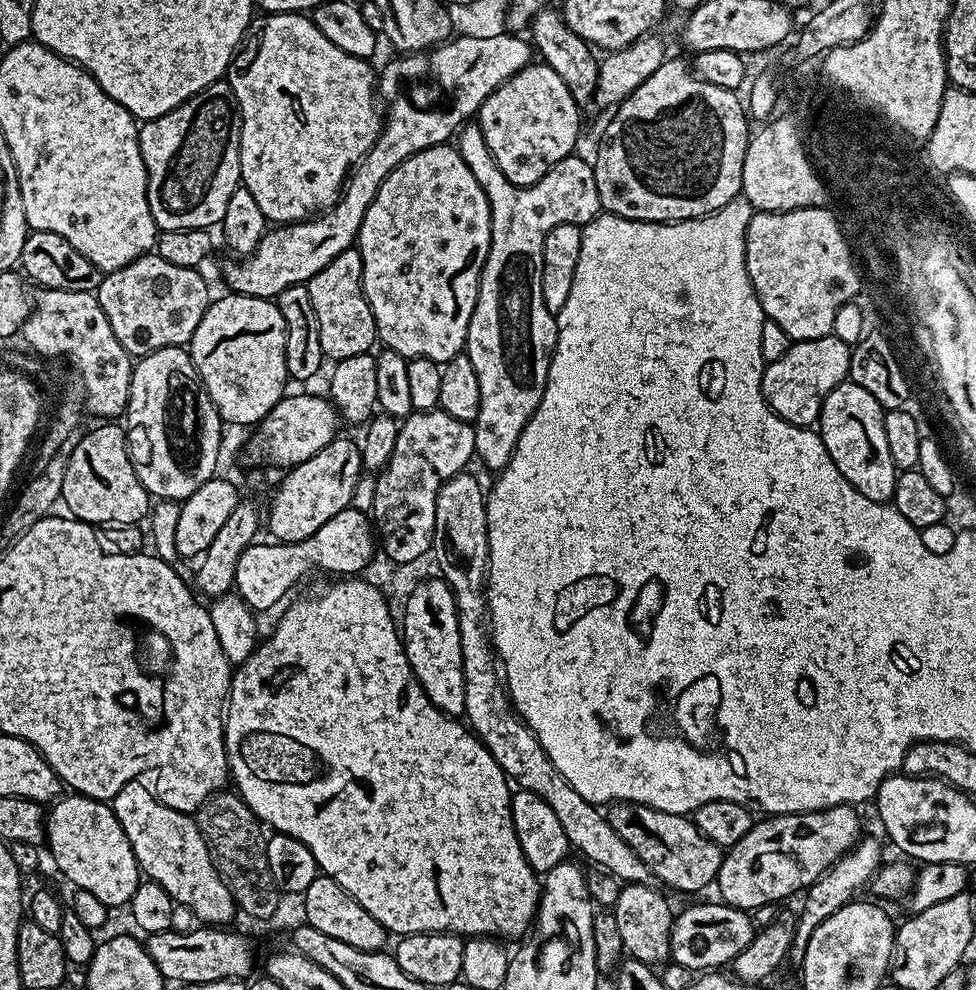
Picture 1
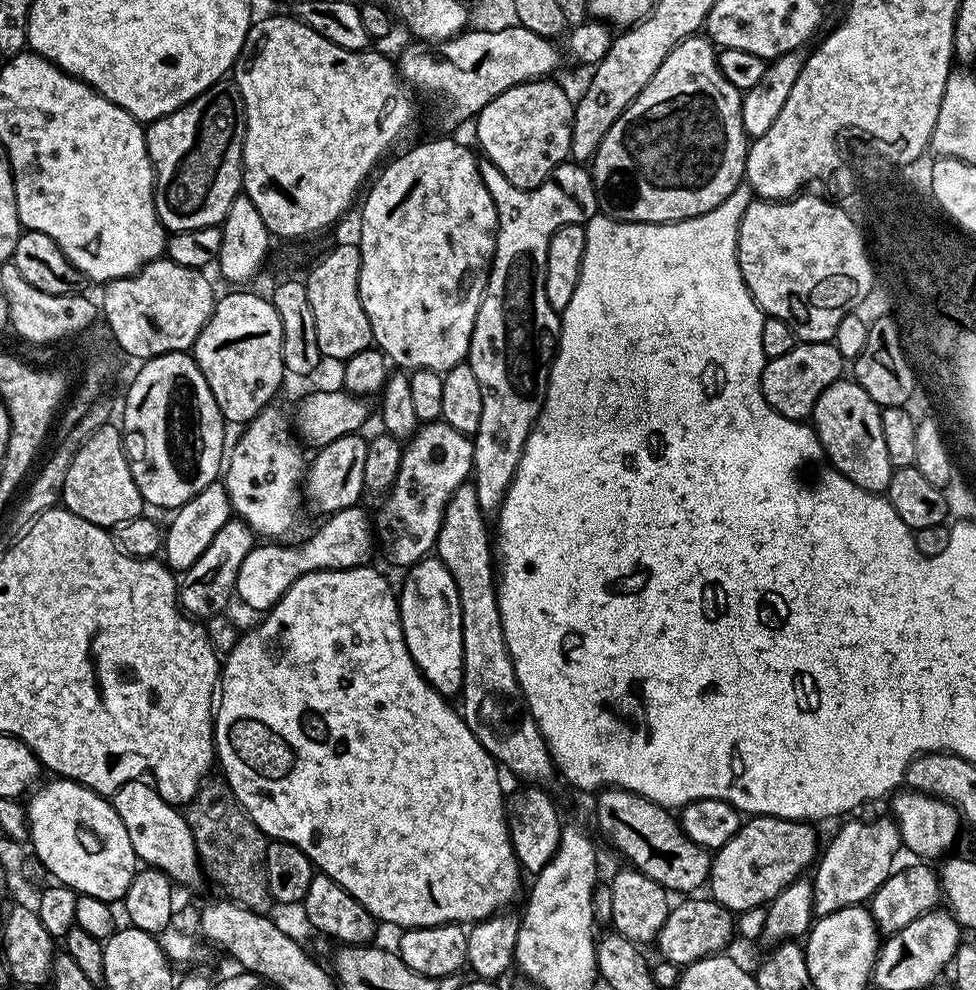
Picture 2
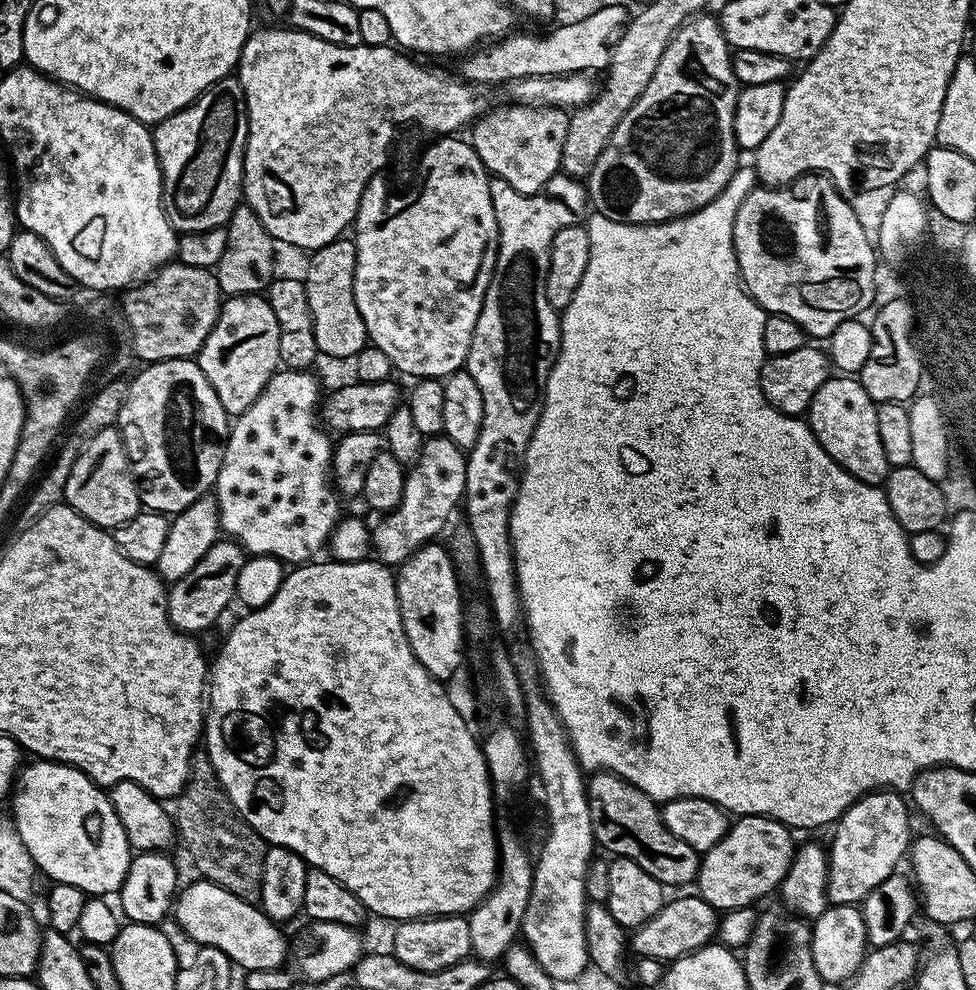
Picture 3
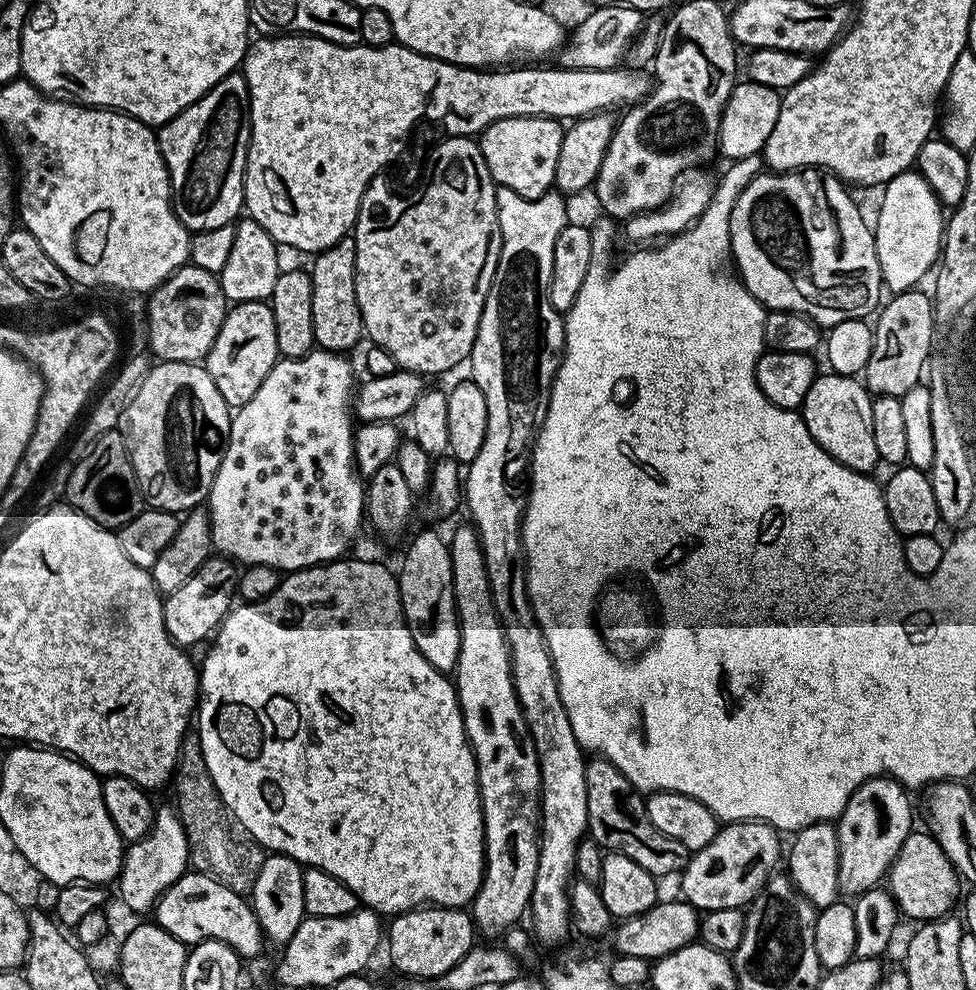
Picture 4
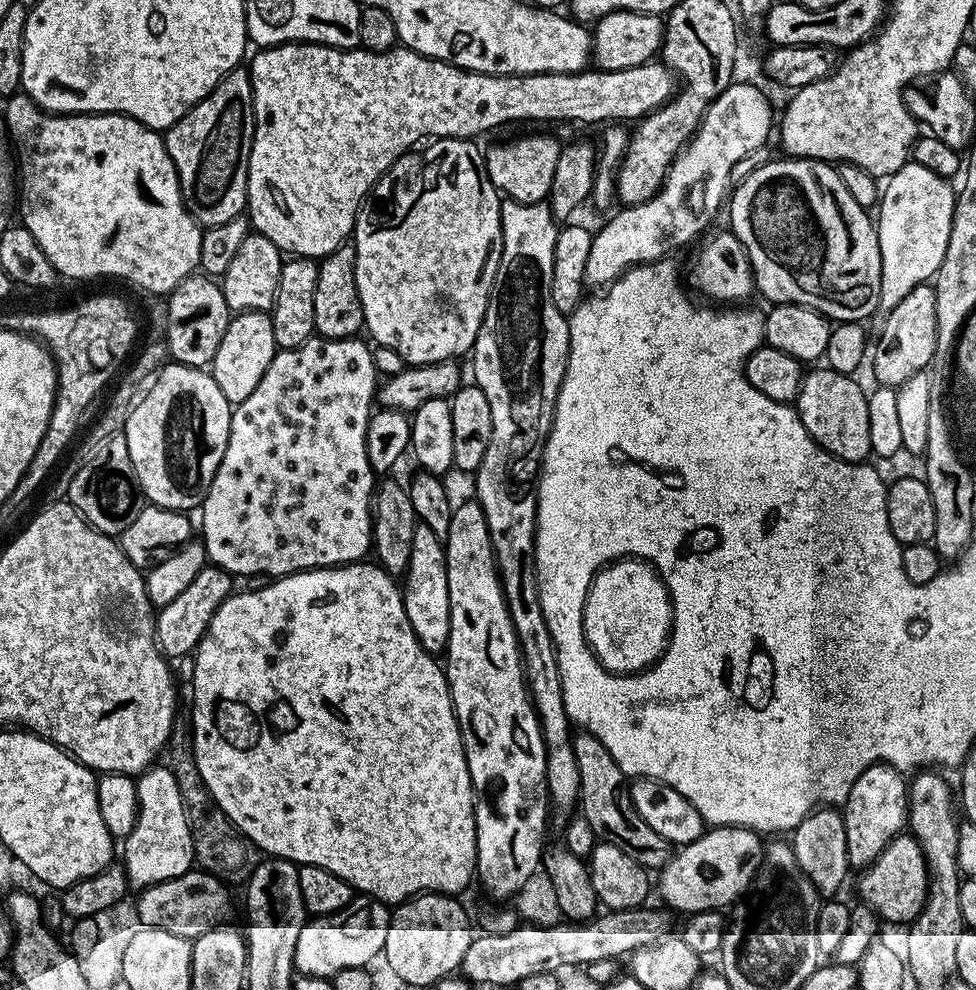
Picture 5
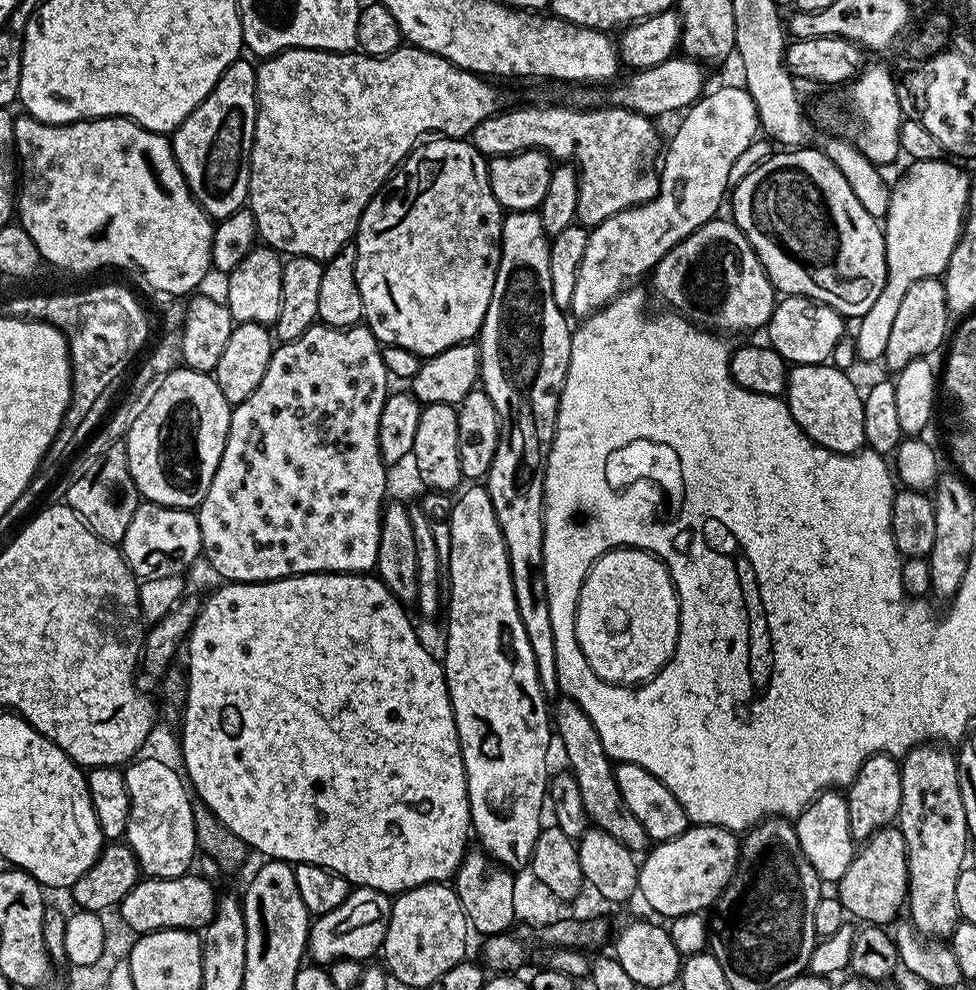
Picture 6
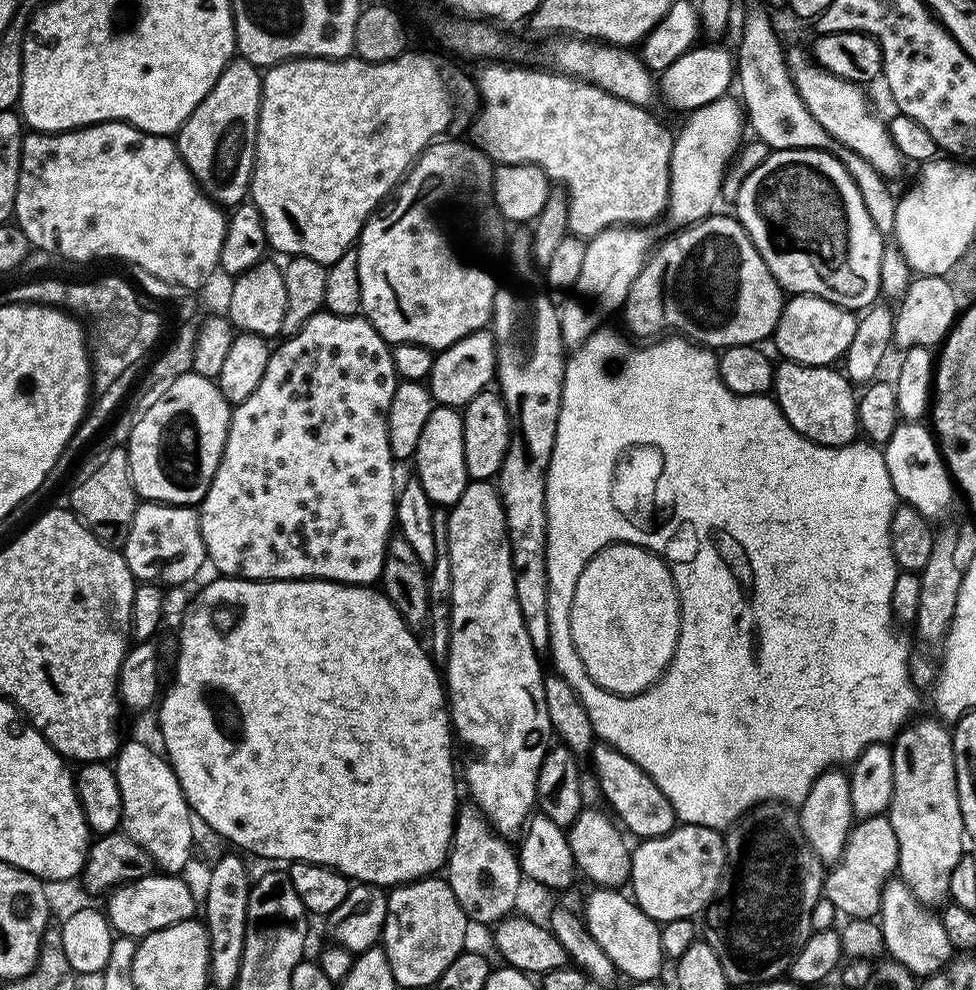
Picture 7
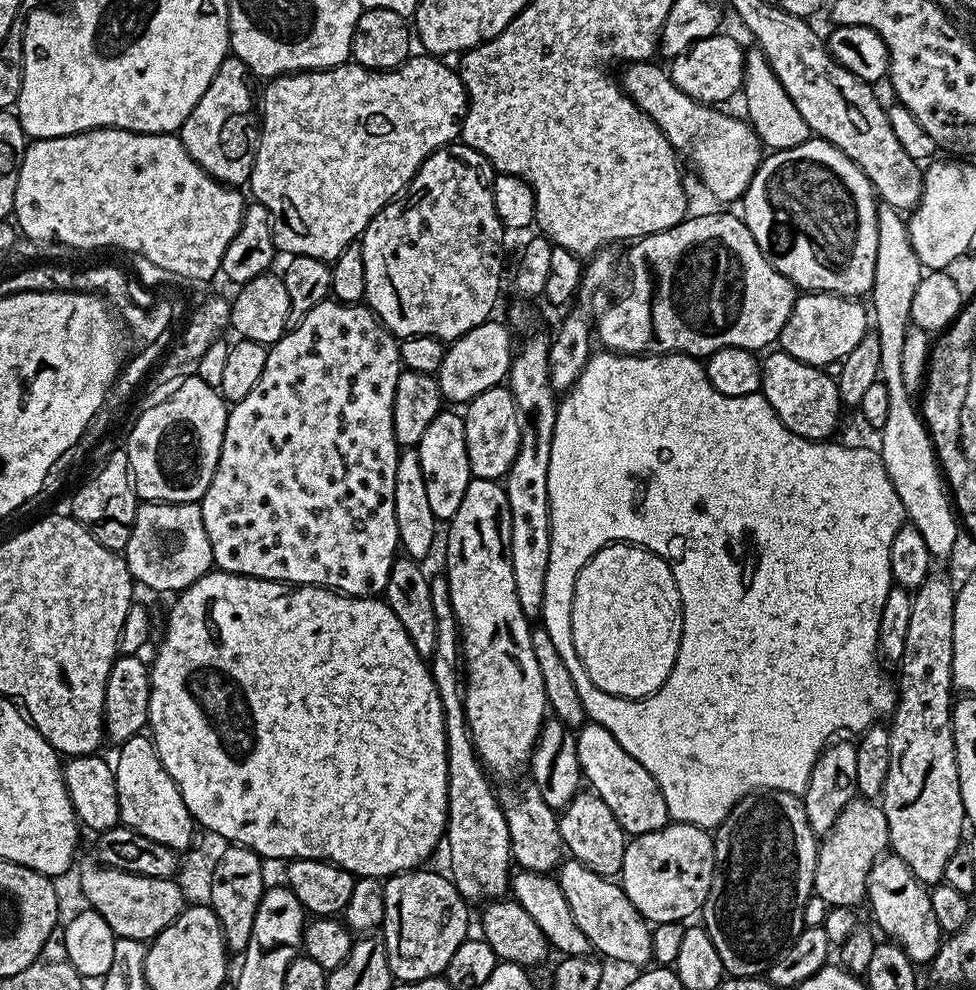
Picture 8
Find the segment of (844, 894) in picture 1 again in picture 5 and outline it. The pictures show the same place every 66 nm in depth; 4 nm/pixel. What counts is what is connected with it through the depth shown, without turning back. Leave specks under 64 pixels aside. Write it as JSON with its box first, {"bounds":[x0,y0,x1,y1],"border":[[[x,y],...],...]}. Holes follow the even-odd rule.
{"bounds":[842,764,908,870],"border":[[[871,764],[854,782],[842,805],[846,826],[846,850],[853,869],[863,870],[886,850],[895,836],[905,831],[908,822],[908,785],[905,773],[888,764]]]}

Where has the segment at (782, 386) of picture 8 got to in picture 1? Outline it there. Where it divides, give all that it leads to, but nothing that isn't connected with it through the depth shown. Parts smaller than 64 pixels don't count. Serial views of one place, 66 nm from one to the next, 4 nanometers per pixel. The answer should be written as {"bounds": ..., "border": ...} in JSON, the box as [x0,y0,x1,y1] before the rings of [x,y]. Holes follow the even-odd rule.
{"bounds":[818,382,898,502],"border":[[[845,382],[830,390],[818,421],[826,454],[834,458],[834,466],[842,470],[842,478],[846,478],[858,494],[866,494],[866,498],[874,502],[891,501],[898,475],[894,458],[890,458],[890,446],[886,446],[884,414],[885,409],[881,408],[874,394],[862,390],[862,386]]]}

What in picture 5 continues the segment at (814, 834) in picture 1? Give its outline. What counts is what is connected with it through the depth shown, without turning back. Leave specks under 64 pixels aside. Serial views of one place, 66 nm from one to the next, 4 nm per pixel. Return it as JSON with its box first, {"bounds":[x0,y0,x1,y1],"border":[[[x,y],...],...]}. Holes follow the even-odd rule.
{"bounds":[659,827,764,914],"border":[[[709,827],[697,840],[683,845],[659,869],[660,896],[683,914],[727,909],[753,887],[764,858],[764,846],[761,833],[753,832],[751,828]]]}

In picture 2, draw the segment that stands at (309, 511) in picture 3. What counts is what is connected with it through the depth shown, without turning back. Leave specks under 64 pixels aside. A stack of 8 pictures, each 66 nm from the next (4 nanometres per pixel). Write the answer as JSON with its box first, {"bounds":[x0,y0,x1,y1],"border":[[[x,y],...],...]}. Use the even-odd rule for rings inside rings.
{"bounds":[222,407,306,542],"border":[[[276,407],[263,408],[253,420],[243,425],[241,432],[244,433],[237,438],[233,448],[231,445],[222,483],[228,492],[233,513],[239,519],[245,520],[257,537],[268,542],[288,542],[301,535],[296,519],[300,516],[300,500],[302,504],[302,481],[306,471],[306,456],[304,460],[303,450],[305,449],[299,443],[292,444],[289,413],[287,416],[282,409]]]}

